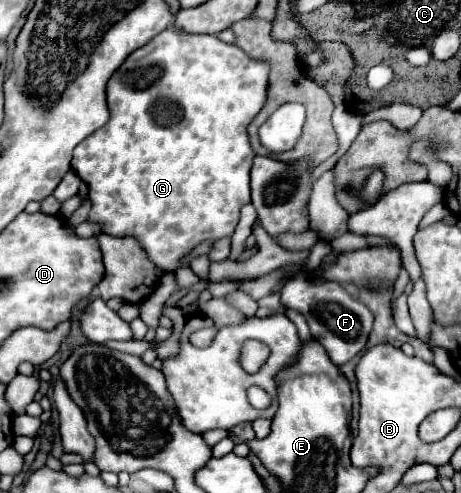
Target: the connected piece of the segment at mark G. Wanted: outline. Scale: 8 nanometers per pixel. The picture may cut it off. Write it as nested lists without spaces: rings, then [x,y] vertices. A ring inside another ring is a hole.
[[[171,25],[163,33],[153,37],[145,47],[131,53],[127,57],[127,61],[115,71],[115,75],[107,83],[107,103],[109,103],[111,119],[101,129],[97,129],[87,139],[83,139],[73,151],[71,167],[89,185],[89,197],[93,203],[89,221],[103,223],[103,233],[109,233],[115,237],[131,235],[131,237],[139,239],[141,245],[145,247],[145,251],[149,253],[149,259],[153,263],[157,263],[159,267],[163,267],[165,271],[177,271],[181,267],[181,259],[185,255],[189,255],[193,251],[193,247],[197,247],[201,241],[231,237],[235,231],[235,225],[239,221],[239,209],[245,203],[249,203],[249,171],[251,171],[255,153],[249,145],[247,127],[267,101],[267,85],[269,85],[269,63],[255,61],[255,59],[247,57],[245,51],[241,51],[237,45],[223,43],[217,35],[191,35],[191,33],[179,31]],[[223,73],[227,77],[221,81]]]

